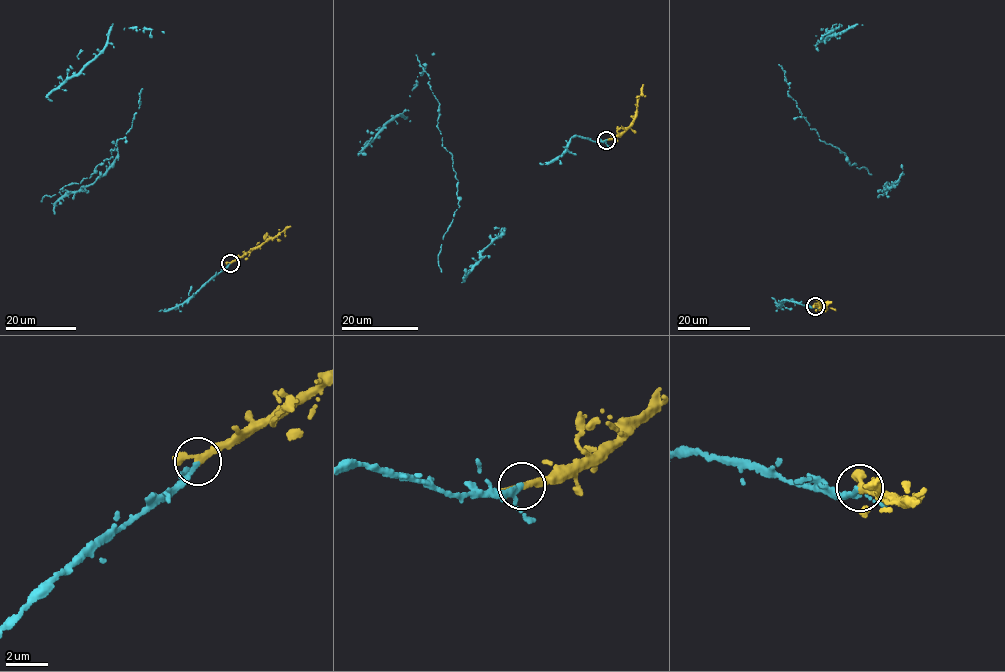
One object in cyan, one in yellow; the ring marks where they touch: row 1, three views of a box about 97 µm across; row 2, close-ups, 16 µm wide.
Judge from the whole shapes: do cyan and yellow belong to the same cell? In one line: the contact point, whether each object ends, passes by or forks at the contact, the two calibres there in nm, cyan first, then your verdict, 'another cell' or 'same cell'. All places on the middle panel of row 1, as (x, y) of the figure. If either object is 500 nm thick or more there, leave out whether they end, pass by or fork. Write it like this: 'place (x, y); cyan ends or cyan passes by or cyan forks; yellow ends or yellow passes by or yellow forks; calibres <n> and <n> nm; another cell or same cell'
place (606, 140); cyan passes by; yellow ends; calibres 160 and 400 nm; same cell

